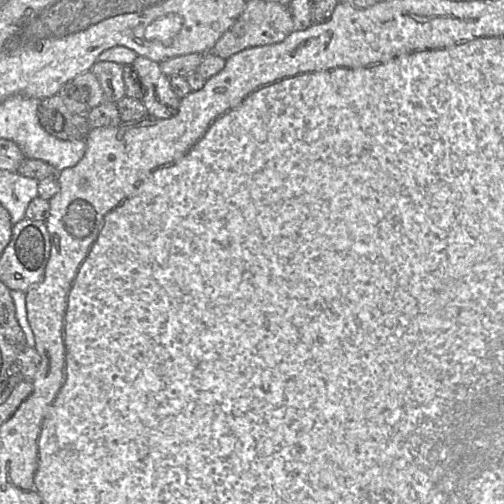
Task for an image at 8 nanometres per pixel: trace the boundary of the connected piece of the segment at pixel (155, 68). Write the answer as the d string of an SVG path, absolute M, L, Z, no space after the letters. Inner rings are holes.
M138 55L132 66L144 87L141 101L147 109L147 117L173 117L178 112L180 99L172 90L169 77L162 73L159 63Z

